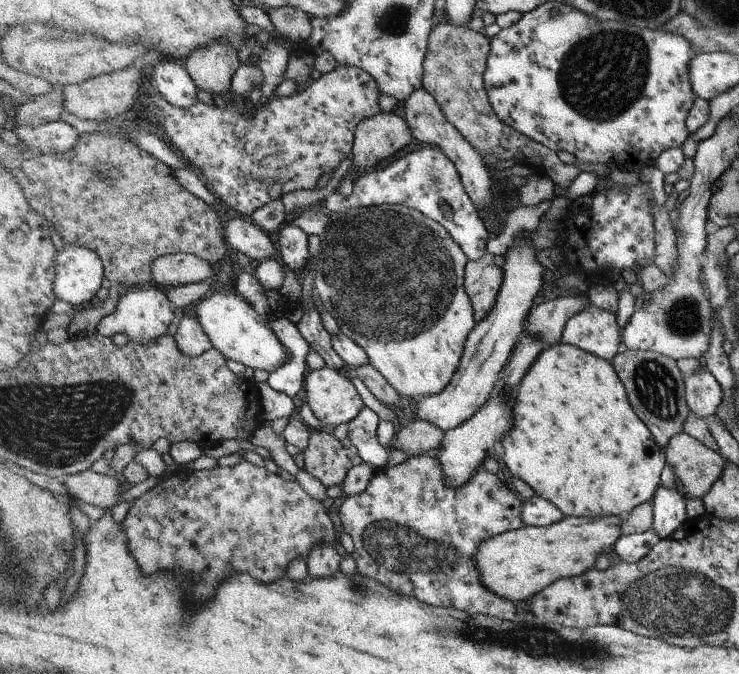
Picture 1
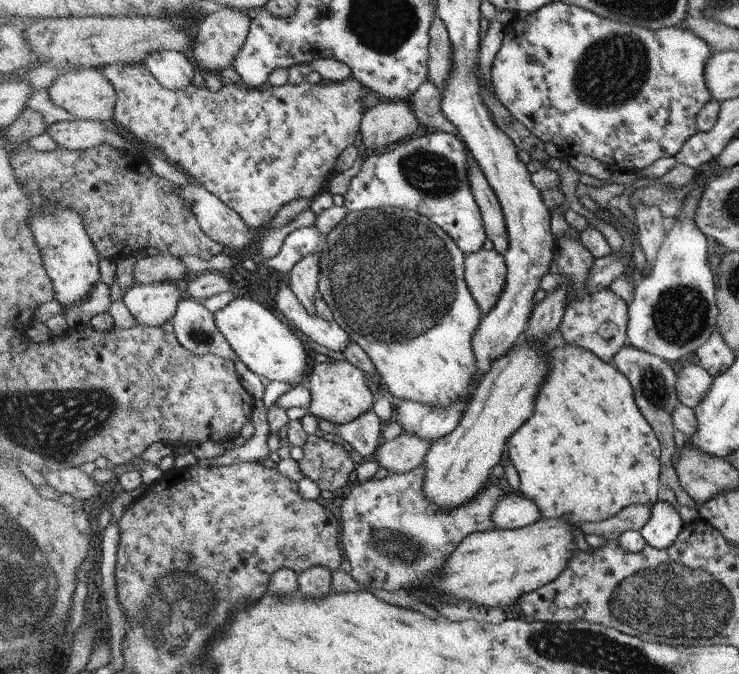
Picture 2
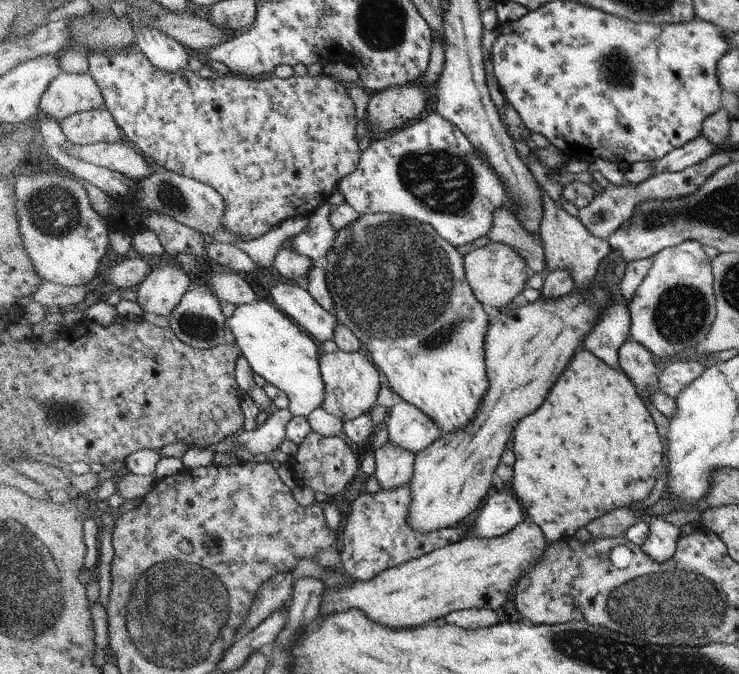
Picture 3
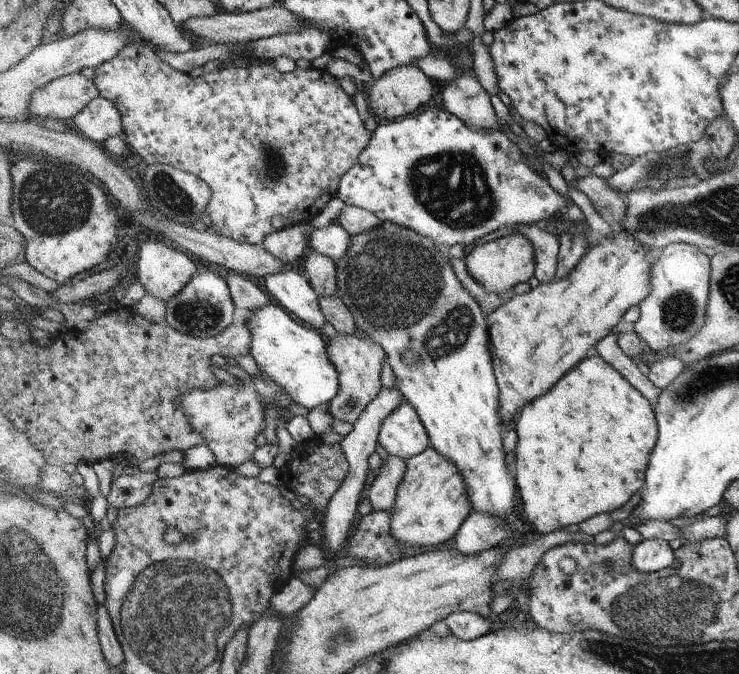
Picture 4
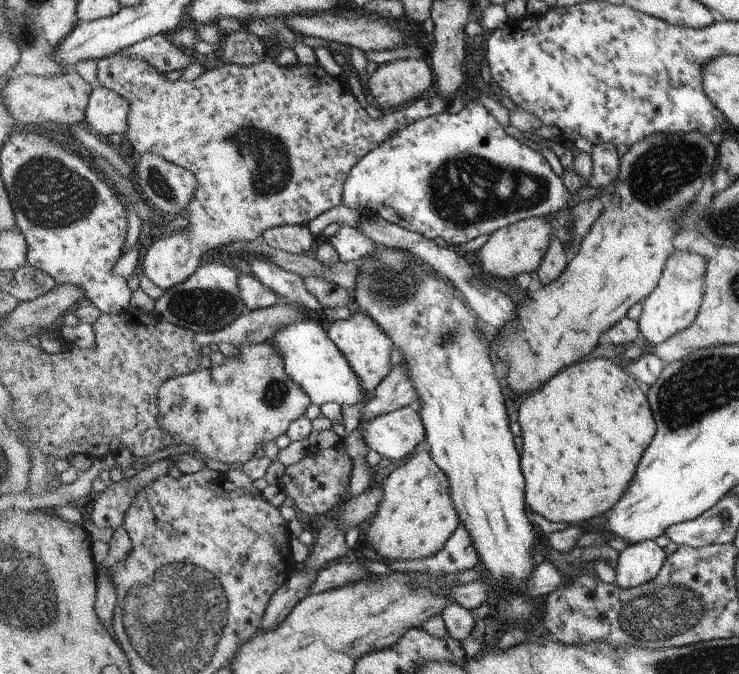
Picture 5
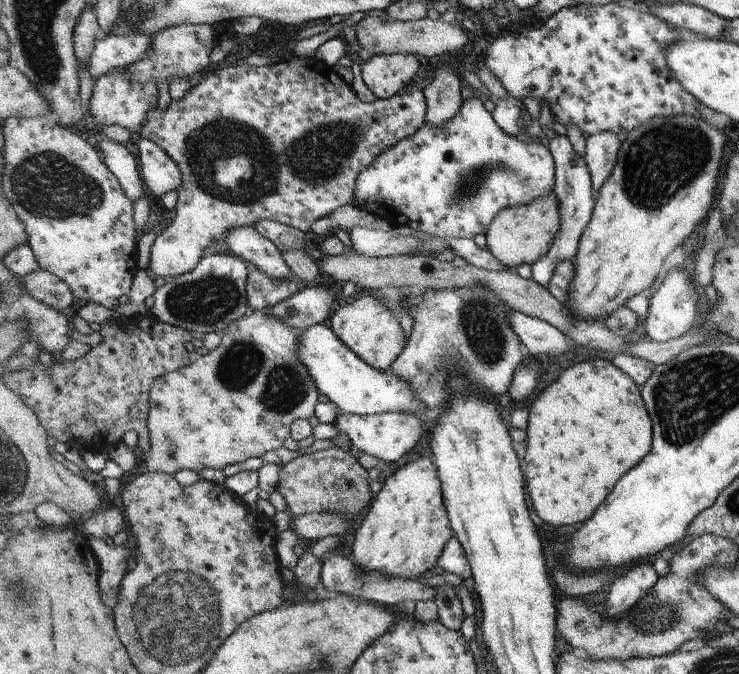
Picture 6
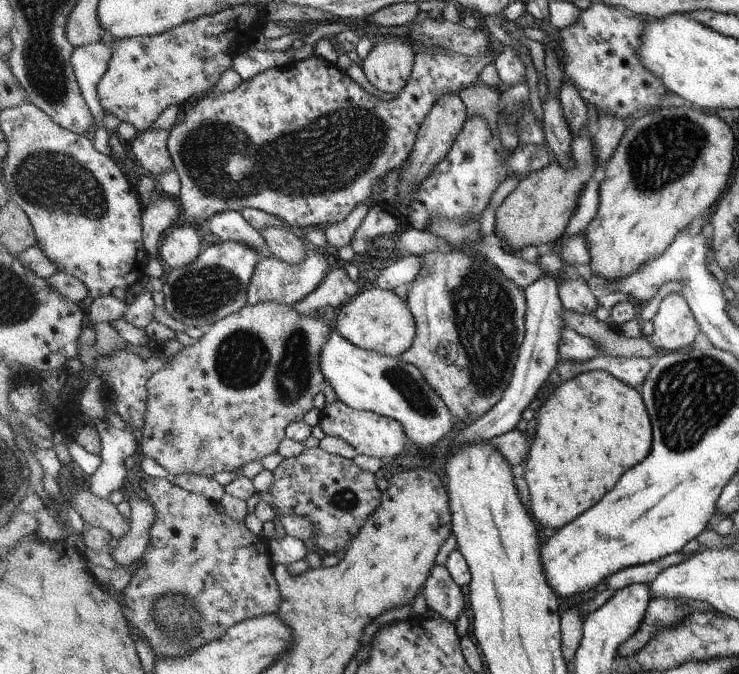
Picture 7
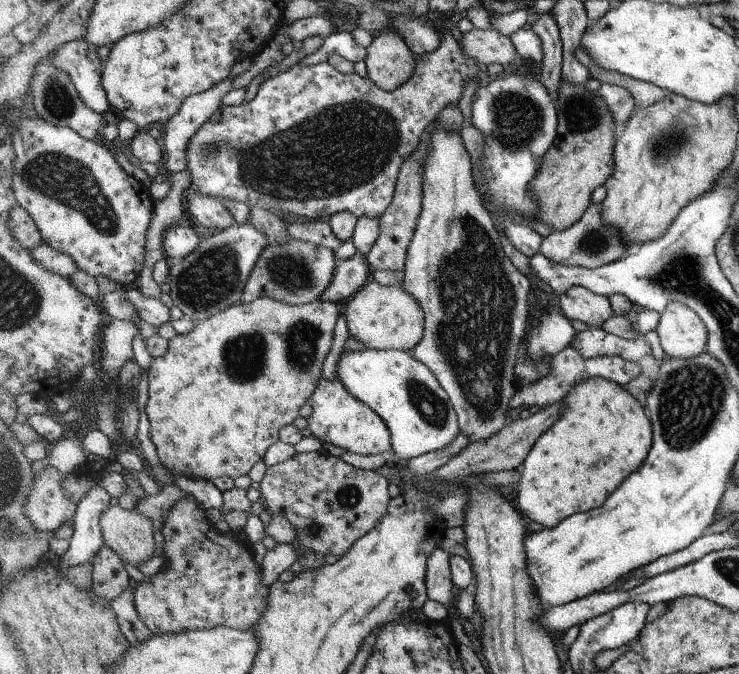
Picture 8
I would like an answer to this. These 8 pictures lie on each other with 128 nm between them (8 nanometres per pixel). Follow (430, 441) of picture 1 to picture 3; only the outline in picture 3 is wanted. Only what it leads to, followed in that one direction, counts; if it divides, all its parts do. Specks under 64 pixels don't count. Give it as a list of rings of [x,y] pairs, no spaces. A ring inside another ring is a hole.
[[[392,441],[375,449],[374,475],[381,485],[381,489],[397,489],[404,483],[410,483],[414,470],[415,454],[395,445]]]

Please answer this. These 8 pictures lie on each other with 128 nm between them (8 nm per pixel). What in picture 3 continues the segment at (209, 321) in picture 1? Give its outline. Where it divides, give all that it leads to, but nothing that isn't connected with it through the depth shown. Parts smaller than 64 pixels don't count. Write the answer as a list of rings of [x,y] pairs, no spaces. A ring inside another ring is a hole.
[[[256,300],[247,305],[238,305],[226,320],[228,330],[234,334],[235,343],[248,361],[250,368],[262,378],[280,388],[289,398],[288,410],[294,417],[307,417],[323,404],[325,382],[320,380],[318,346],[308,338],[299,326],[281,310],[276,310],[266,300]]]

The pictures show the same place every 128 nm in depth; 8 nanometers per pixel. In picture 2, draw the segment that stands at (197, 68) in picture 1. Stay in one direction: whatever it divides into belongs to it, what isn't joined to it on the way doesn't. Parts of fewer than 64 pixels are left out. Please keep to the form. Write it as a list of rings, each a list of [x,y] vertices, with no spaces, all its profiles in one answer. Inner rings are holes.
[[[227,7],[206,16],[200,22],[200,26],[195,31],[194,55],[202,72],[210,72],[220,76],[220,71],[223,71],[224,68],[233,67],[233,62],[238,57],[240,49],[243,48],[244,41],[247,40],[247,34],[250,30],[251,20],[248,18],[247,13],[246,11],[233,10]]]

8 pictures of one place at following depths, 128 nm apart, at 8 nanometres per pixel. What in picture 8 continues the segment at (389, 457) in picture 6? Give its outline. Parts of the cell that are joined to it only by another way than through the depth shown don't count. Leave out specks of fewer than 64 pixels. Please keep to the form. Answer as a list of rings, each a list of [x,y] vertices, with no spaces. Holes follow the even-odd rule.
[[[321,378],[312,400],[312,414],[308,417],[307,428],[312,436],[323,443],[330,442],[348,452],[361,455],[382,455],[391,450],[390,427],[376,411],[348,392],[340,379],[327,381]]]

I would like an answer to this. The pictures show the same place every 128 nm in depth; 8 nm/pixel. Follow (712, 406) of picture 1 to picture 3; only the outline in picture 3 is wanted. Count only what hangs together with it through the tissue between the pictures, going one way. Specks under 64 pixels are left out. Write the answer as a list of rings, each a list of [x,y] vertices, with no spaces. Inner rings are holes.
[[[698,358],[682,359],[682,362],[670,364],[663,372],[659,372],[658,388],[669,397],[676,399],[705,369],[706,366]]]

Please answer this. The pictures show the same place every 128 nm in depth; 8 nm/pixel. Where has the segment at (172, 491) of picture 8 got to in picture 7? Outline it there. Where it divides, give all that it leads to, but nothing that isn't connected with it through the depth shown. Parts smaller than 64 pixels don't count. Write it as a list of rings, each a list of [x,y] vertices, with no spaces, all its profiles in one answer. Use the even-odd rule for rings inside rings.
[[[139,496],[130,499],[131,529],[113,550],[113,559],[122,567],[136,567],[151,543],[151,530],[157,521],[156,507]]]

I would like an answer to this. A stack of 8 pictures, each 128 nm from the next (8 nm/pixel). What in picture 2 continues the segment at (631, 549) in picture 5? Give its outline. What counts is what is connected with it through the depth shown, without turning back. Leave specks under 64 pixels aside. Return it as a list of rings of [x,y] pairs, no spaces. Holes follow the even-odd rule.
[[[660,500],[653,504],[648,522],[639,531],[651,547],[667,549],[674,544],[684,525],[678,509],[668,501]]]

